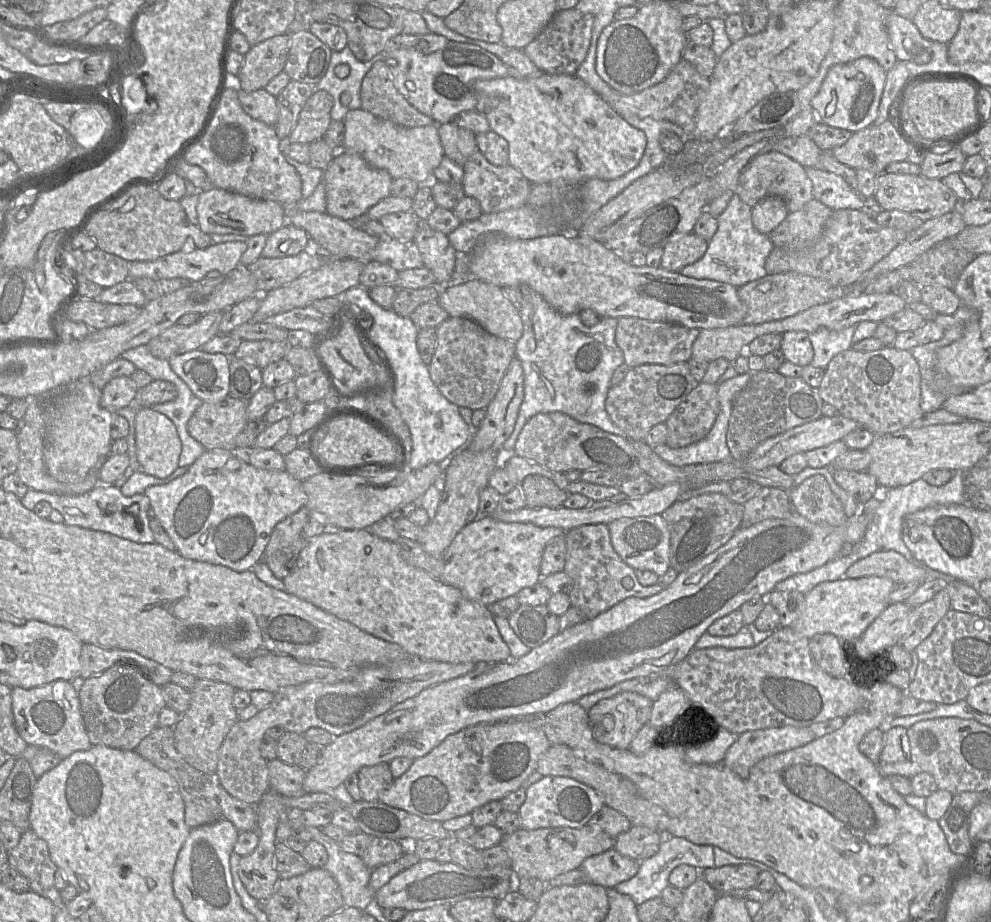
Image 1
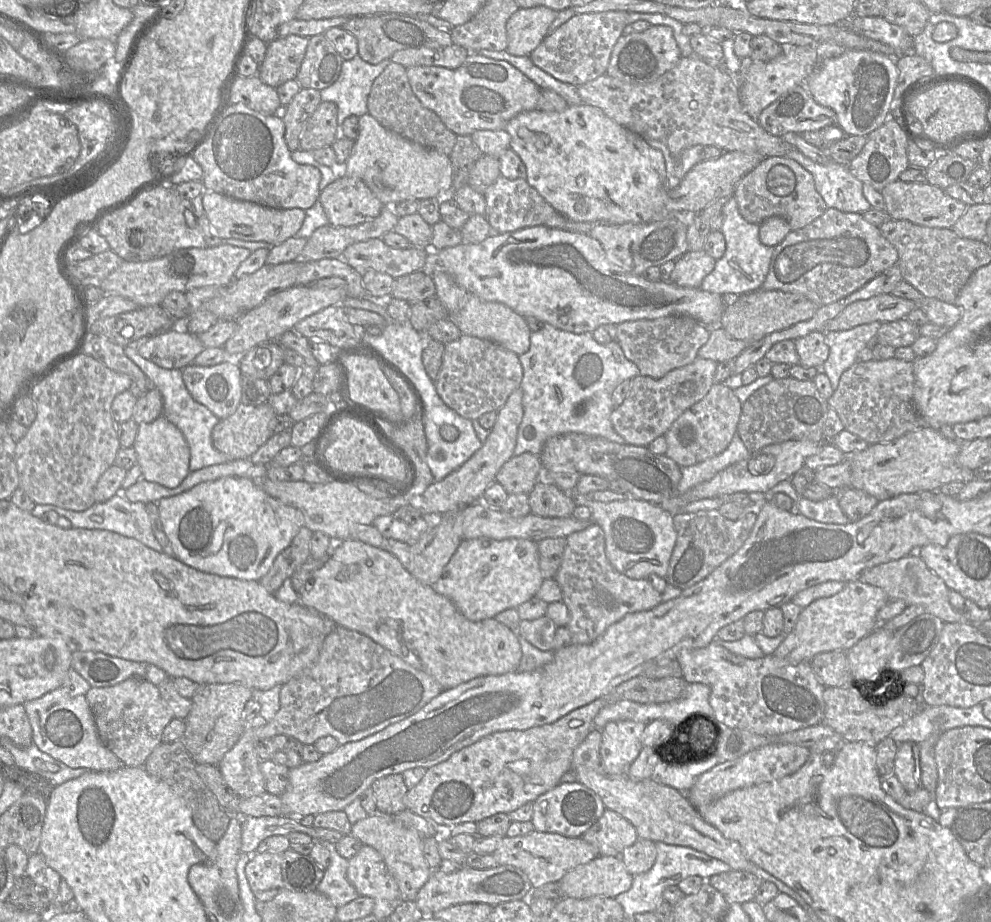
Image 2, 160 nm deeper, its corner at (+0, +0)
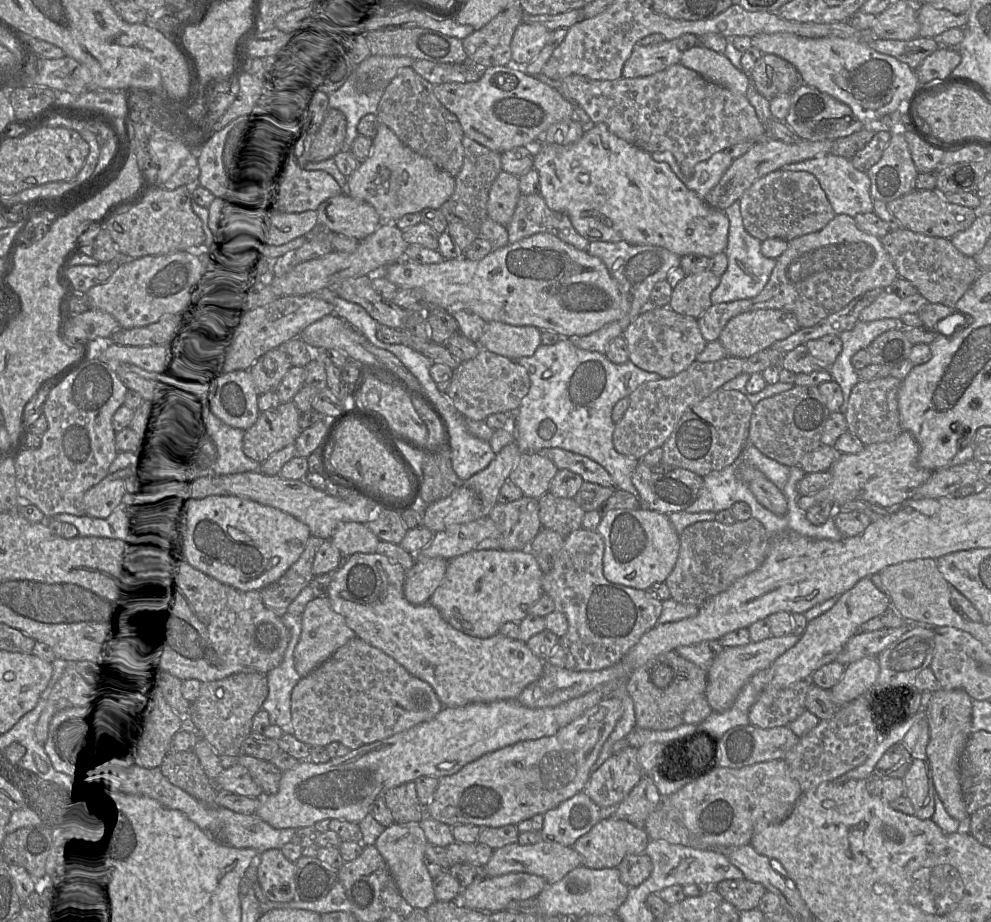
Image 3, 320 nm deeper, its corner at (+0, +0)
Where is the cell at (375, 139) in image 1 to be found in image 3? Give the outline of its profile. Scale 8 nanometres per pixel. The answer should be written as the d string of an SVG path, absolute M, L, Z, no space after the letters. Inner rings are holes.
M379 124L372 139L368 158L347 177L350 196L370 204L382 223L393 223L402 216L422 210L440 209L453 193L455 180L446 171L436 167L403 144L385 125Z

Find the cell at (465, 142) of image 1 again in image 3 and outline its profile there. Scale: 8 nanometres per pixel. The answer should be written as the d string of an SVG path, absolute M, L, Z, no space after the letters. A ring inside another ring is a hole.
M502 170L489 191L488 217L505 227L513 216L520 196L519 178Z

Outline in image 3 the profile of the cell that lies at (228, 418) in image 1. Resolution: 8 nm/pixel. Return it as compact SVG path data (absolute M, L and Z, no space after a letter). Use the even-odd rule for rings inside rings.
M292 402L260 412L256 422L244 431L242 450L245 456L262 463L275 452L294 444L302 431L300 415Z

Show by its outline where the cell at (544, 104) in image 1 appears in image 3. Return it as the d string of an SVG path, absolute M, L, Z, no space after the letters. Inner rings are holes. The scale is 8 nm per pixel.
M604 123L593 124L590 129L584 131L581 138L572 144L559 145L549 144L541 146L539 151L533 155L533 169L539 176L539 194L545 200L546 205L556 211L567 215L572 226L579 235L586 238L589 242L618 242L625 241L633 245L654 245L663 247L680 257L687 254L696 254L708 258L725 252L728 242L728 231L730 222L722 210L709 206L704 199L699 198L693 191L689 190L683 182L675 175L666 162L657 162L651 153L628 143L614 135Z

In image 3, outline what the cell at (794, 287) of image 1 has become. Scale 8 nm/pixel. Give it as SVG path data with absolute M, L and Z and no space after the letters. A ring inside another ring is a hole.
M759 309L731 318L723 328L719 340L728 357L747 359L768 349L775 342L783 340L800 329L796 316L779 309Z

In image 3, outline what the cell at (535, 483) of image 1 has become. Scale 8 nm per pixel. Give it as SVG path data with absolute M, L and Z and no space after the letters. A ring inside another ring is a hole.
M550 492L538 499L539 520L542 528L548 528L563 536L582 527L585 511L573 498L561 498Z

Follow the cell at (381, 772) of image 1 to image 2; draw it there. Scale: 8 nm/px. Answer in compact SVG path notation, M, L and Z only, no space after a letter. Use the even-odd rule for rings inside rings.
M402 774L379 778L371 785L378 814L393 816L406 810L403 798L408 792Z

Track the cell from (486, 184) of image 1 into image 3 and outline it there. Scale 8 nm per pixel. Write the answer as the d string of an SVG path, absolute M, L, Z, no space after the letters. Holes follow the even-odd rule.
M540 194L523 195L505 226L509 243L536 233L549 233L578 250L587 251L589 241L579 235L567 215L550 209Z

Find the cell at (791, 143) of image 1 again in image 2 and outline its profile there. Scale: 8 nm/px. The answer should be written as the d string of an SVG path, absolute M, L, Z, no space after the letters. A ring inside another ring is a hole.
M695 55L681 57L673 68L651 83L627 83L604 74L577 86L577 90L583 103L600 109L616 123L643 138L664 143L676 159L682 151L696 145L714 146L727 152L754 152L764 157L785 157L792 148L796 148L781 137L768 133L757 120L743 110L739 81L735 77L725 68L712 66Z

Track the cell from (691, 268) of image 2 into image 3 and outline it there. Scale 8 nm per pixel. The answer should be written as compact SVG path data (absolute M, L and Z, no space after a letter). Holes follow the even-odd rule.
M706 269L686 275L672 291L669 307L682 315L698 319L711 305L711 293L720 283L720 277Z

